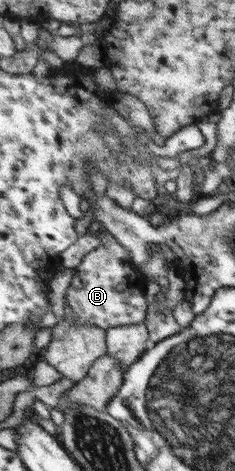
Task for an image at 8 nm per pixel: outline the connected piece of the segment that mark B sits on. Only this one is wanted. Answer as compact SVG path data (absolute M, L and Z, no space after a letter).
M111 232L104 234L104 246L90 252L76 269L67 300L77 322L83 326L99 326L107 331L121 326L145 324L151 304L145 297L145 286L151 281L131 261L131 253Z

